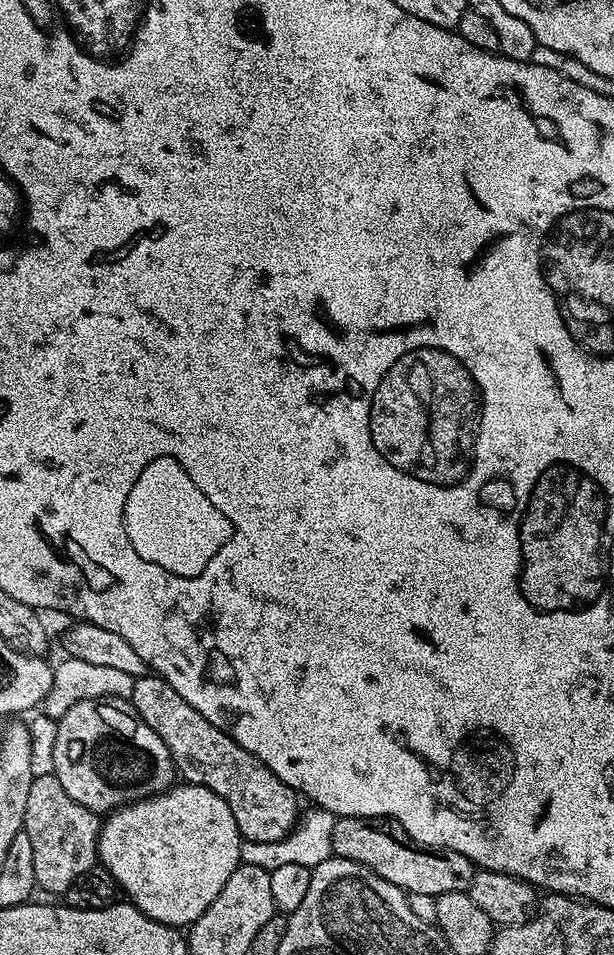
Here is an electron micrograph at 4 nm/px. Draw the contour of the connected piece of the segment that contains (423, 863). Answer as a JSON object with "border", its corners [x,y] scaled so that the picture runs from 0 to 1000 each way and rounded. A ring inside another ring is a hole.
{"border":[[[555,854],[544,861],[541,895],[596,907],[609,915],[629,919],[661,935],[707,939],[741,934],[761,934],[779,912],[774,905],[746,894],[746,890],[702,888],[682,884],[645,859],[622,854]]]}

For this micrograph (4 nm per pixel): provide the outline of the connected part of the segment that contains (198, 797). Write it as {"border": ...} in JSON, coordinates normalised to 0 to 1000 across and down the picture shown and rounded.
{"border":[[[293,819],[272,829],[259,829],[236,838],[220,838],[217,842],[200,842],[174,851],[156,880],[156,891],[166,909],[169,905],[168,912],[189,920],[191,931],[208,937],[204,939],[220,947],[223,953],[293,974],[311,970],[332,956],[336,949],[342,949],[342,945],[362,936],[362,928],[368,928],[375,915],[381,915],[393,904],[393,881],[375,844],[362,840],[349,827],[327,821]]]}

